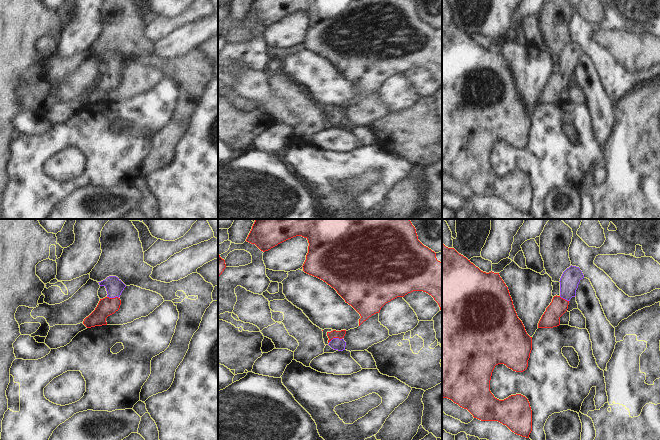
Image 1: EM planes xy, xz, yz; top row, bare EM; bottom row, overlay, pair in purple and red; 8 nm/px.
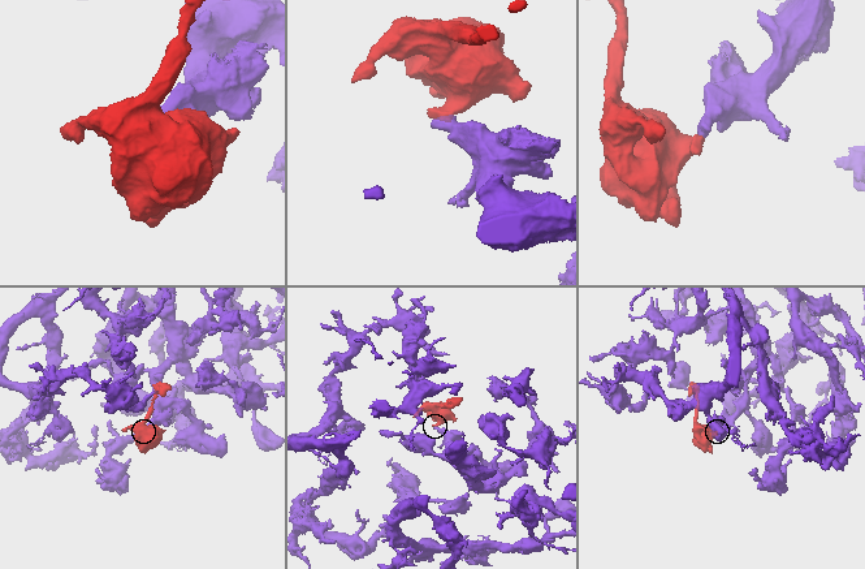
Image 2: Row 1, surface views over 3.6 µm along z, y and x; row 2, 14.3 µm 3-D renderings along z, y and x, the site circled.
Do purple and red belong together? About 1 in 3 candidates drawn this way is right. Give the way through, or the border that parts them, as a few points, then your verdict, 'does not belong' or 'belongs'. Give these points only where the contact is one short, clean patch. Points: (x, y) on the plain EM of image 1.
runs through xz (338, 120), (335, 114), (333, 110); belongs

